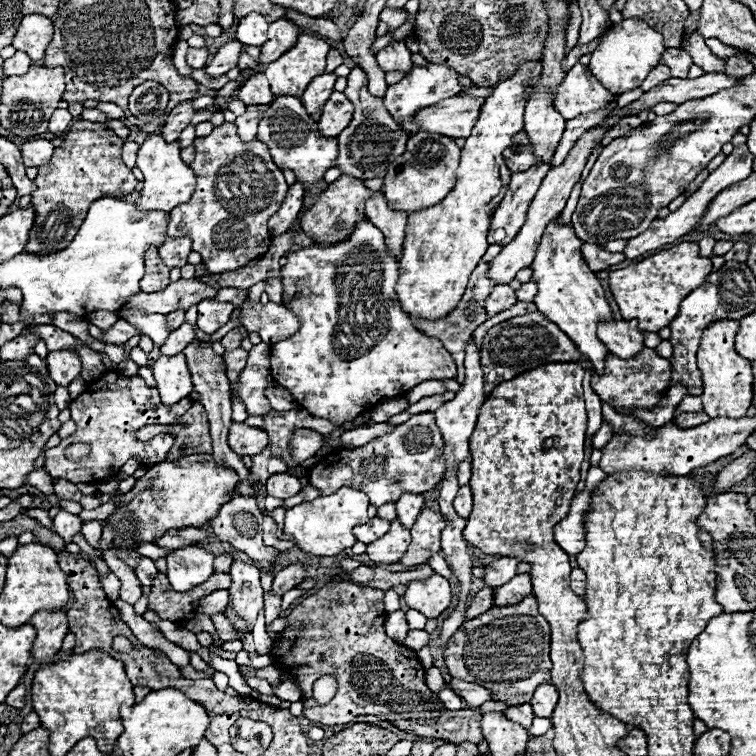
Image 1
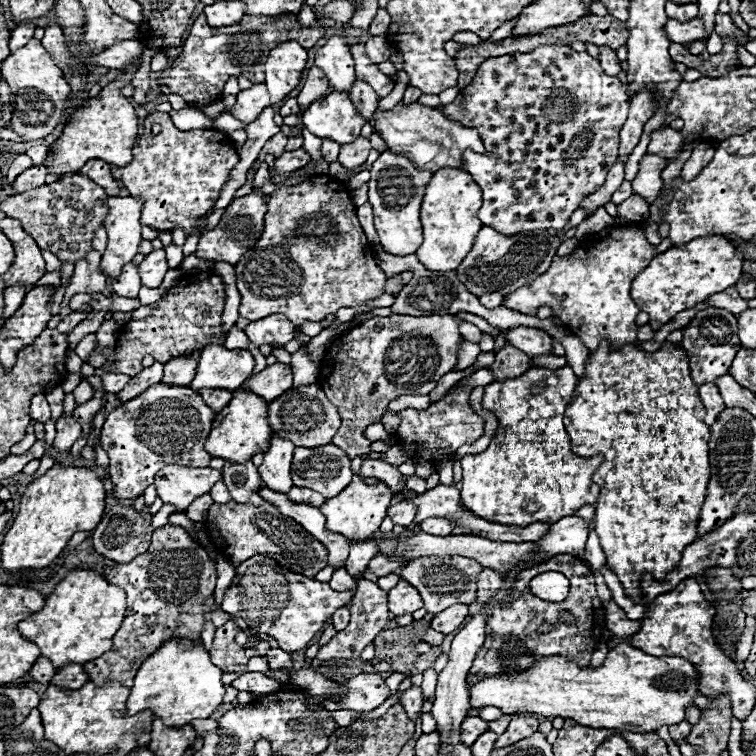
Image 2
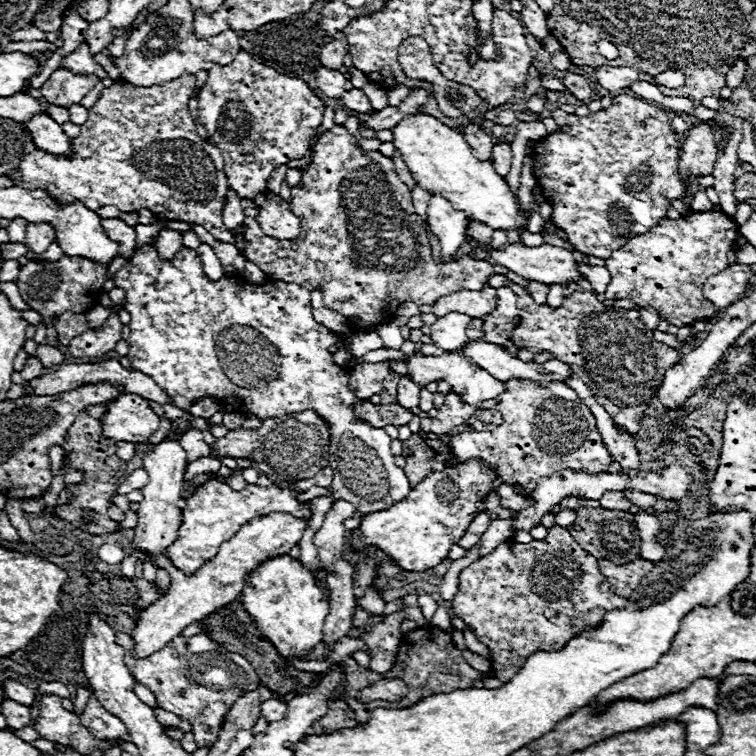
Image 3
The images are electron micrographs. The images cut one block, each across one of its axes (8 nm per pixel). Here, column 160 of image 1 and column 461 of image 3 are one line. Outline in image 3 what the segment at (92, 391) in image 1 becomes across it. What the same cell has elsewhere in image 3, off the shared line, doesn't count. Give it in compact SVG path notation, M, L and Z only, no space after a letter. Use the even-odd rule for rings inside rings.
M512 378L506 382L506 392L502 392L498 398L476 404L462 404L462 400L450 392L438 410L438 416L422 420L422 430L446 434L452 430L452 426L468 422L476 408L498 410L502 414L502 424L494 432L471 431L451 437L452 453L461 462L470 458L488 462L496 468L498 478L508 484L520 482L526 488L526 494L534 490L542 476L554 474L558 470L574 468L600 472L606 470L612 462L612 456L596 428L592 412L564 382L526 382Z

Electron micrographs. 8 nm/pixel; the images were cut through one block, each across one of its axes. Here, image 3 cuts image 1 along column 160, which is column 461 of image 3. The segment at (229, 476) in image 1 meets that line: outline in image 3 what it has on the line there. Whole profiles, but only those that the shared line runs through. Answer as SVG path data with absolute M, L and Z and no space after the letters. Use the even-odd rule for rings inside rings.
M466 460L456 466L446 466L418 482L404 502L396 502L382 512L372 512L362 518L358 530L352 530L354 548L378 546L396 560L404 570L428 570L440 564L452 544L462 538L470 522L480 514L482 500L490 494L496 470L480 460Z

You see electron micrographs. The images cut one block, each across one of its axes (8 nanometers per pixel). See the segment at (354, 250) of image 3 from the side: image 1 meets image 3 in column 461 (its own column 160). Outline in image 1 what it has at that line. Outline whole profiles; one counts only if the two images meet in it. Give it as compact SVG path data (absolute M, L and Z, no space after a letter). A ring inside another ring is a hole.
M153 246L146 253L145 264L146 273L144 274L144 278L140 280L142 292L164 290L170 284L170 278L168 278L168 268L162 264L156 247Z

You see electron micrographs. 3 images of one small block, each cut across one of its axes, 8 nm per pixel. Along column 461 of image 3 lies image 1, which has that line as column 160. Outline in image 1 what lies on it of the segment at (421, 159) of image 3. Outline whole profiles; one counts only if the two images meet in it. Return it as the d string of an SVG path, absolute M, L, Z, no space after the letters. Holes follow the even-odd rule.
M152 134L138 150L138 164L144 174L144 188L140 194L140 200L136 206L142 206L142 210L162 210L170 212L174 206L180 206L182 202L188 202L192 192L196 190L196 176L192 168L180 158L180 144L166 142L162 134Z

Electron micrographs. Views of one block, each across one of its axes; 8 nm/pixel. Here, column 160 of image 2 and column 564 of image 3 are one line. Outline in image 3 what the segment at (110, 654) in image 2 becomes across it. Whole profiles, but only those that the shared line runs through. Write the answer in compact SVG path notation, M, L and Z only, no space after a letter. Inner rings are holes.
M552 526L544 540L532 540L530 544L500 544L492 554L470 564L462 570L458 594L450 602L452 614L462 618L474 630L476 638L490 648L492 674L500 682L508 682L534 652L560 650L582 626L596 626L606 612L624 606L626 598L612 594L608 580L598 570L598 560L586 554L570 536L568 528L562 526Z

